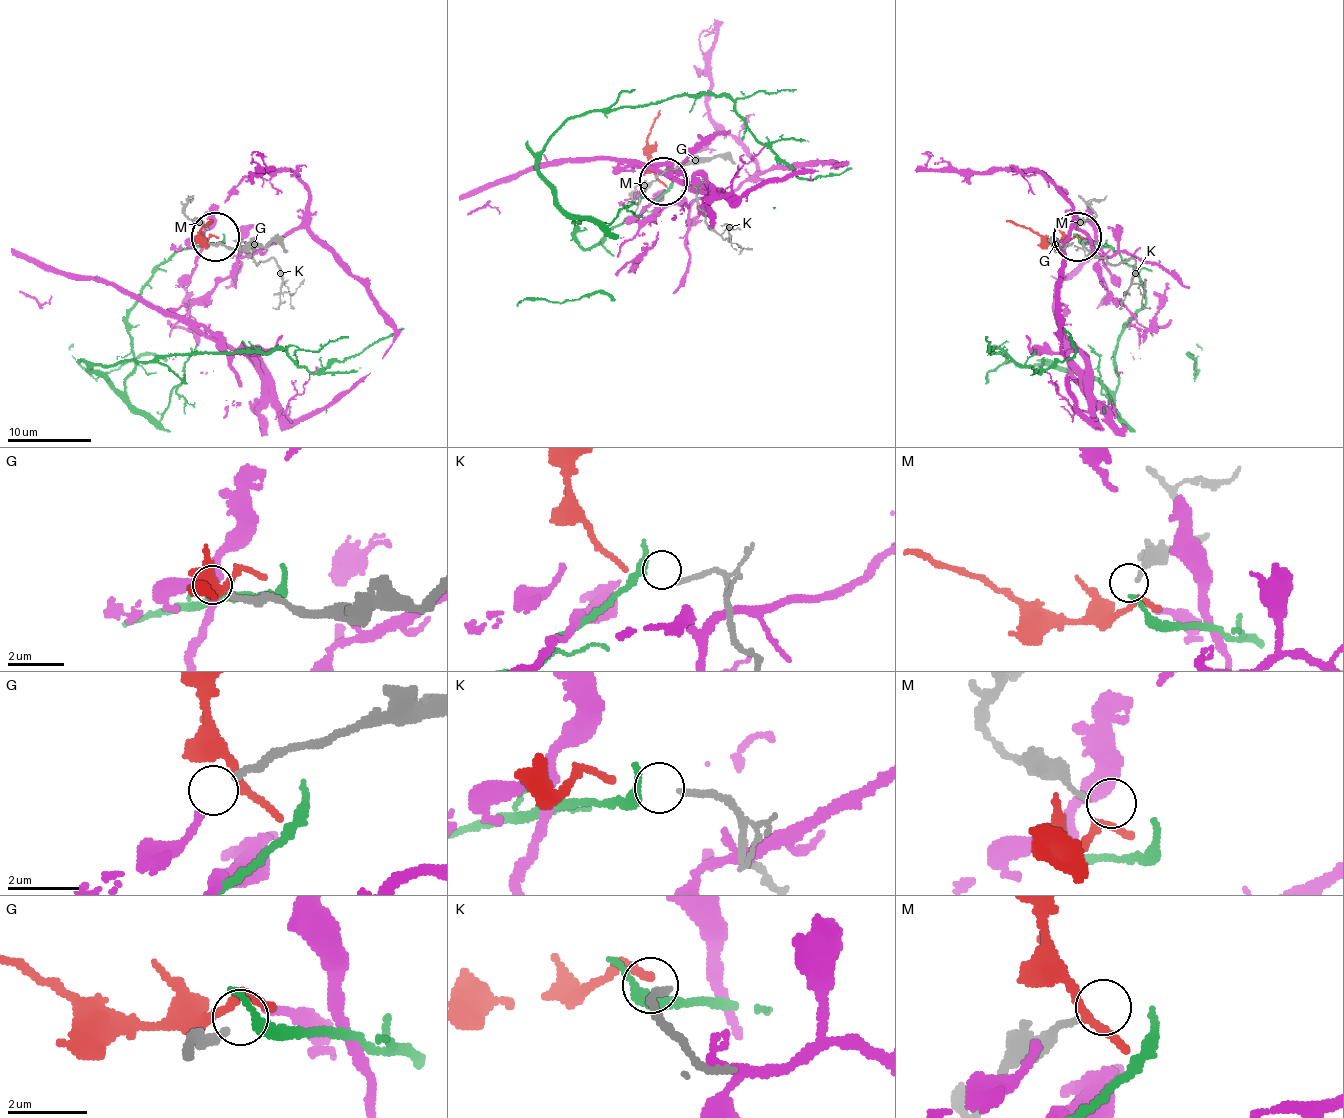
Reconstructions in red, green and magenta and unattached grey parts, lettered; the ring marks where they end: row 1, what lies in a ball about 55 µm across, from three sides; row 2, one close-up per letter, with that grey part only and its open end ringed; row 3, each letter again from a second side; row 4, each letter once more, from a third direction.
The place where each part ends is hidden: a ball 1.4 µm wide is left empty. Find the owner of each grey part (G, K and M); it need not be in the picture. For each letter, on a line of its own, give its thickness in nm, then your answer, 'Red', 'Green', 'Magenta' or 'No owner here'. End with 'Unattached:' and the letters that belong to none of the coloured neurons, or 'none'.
G: Thickness 200 nm. Magenta
K: Thickness 170 nm. Green
M: Thickness 150 nm. No owner here
Unattached: M

